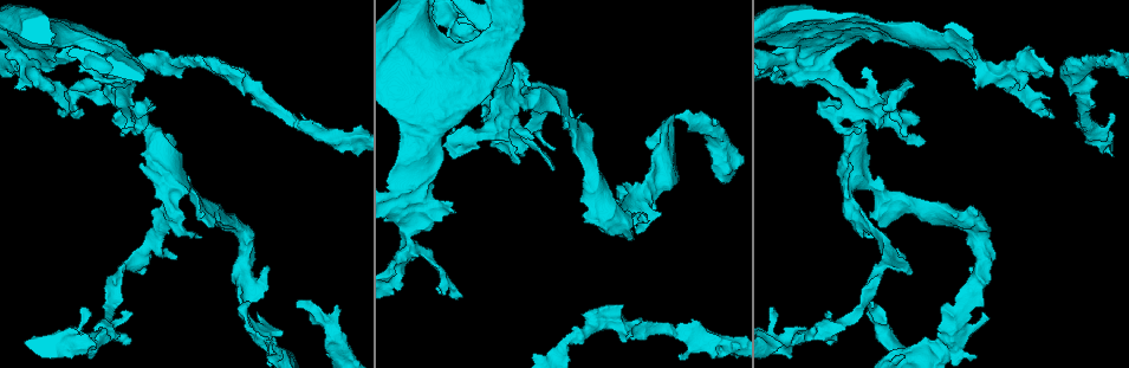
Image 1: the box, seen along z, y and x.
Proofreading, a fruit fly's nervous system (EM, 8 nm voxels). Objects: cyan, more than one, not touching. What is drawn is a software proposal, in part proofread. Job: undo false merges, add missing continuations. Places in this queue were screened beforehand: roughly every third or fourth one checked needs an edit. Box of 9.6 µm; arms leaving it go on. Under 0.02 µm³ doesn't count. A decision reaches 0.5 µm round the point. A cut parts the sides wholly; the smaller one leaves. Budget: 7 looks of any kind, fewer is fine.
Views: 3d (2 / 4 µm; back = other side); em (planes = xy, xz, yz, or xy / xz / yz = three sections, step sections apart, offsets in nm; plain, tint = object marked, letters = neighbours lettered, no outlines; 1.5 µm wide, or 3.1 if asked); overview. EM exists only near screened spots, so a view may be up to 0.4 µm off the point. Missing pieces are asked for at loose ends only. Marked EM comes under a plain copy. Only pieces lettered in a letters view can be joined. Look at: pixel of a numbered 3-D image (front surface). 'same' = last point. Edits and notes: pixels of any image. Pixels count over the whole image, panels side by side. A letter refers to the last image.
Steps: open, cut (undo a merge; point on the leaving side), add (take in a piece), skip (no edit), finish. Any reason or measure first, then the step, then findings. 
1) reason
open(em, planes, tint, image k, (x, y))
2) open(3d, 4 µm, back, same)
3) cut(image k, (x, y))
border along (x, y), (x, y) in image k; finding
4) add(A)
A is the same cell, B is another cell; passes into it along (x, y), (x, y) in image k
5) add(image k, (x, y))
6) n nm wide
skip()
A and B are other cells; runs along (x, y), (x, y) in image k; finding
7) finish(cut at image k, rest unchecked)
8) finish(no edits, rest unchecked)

an open end
open(3d, 2 µm, image 1, (871, 303))

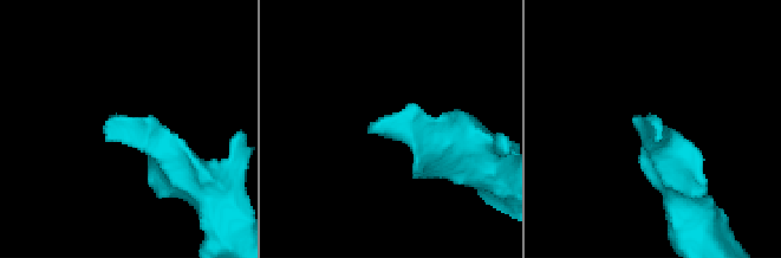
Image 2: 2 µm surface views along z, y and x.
shape alone is not enough
open(em, planes, letters, image 2, (104, 126))

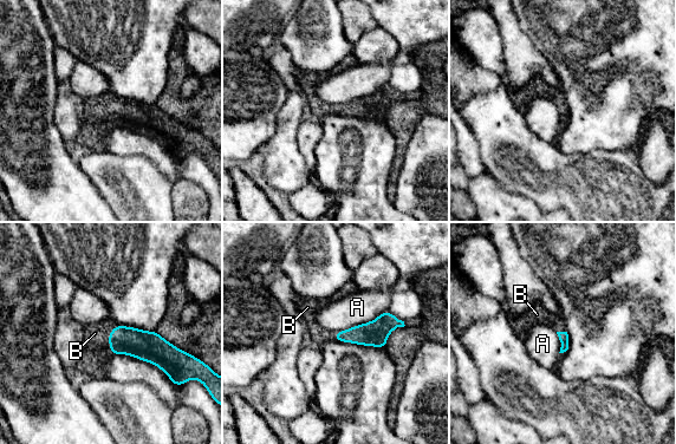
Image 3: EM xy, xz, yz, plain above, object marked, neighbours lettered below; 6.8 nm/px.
A touches over 380 nm
add(B)
B is the same cell, A is another cell; it goes on there

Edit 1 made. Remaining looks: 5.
open(overview)

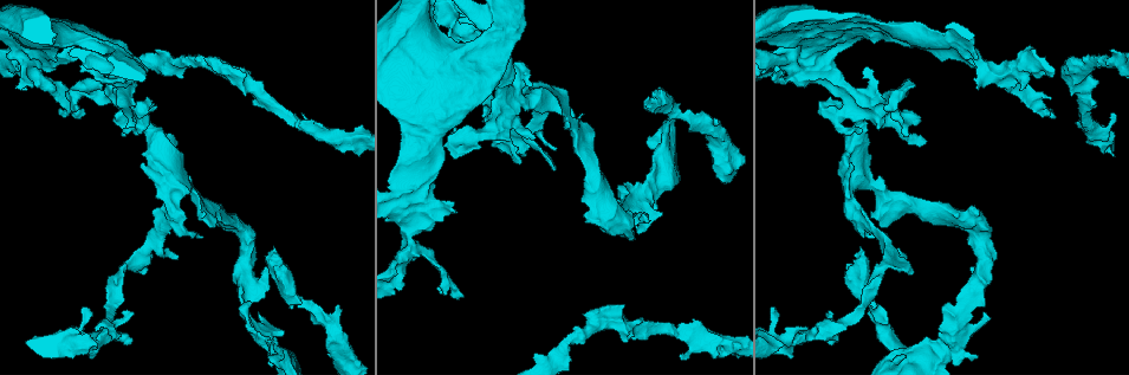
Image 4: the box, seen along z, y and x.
open(em, planes, letters, image 4, (557, 355))

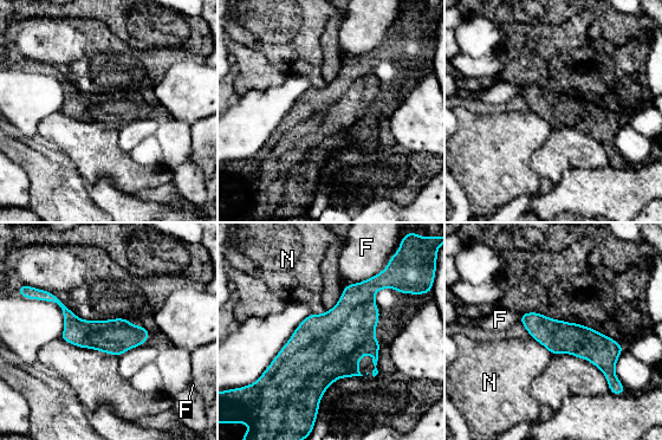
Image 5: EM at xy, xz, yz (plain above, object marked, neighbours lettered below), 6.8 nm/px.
skip()
F and N are other cells; border along (531, 337), (537, 340), (551, 355) in image 5; all the same cell

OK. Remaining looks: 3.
free end
open(3d, 4 µm, image 4, (283, 331))

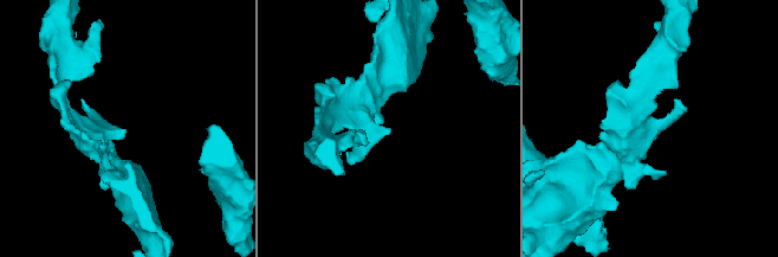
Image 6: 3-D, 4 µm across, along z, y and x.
now the EM
open(em, yz, step 4, tint, image 6, (389, 128))

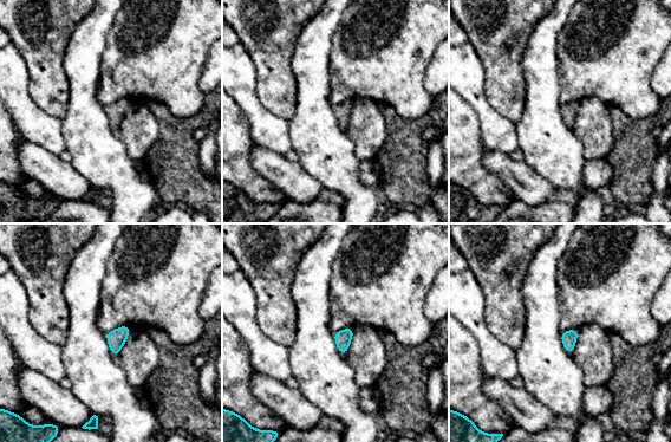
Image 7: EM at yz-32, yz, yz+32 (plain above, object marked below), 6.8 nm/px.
another direction
open(em, planes, letters, same)

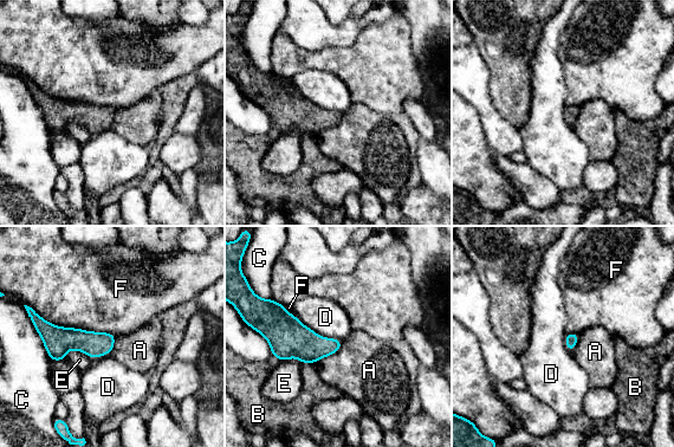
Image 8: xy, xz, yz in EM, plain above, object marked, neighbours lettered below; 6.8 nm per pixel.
skip()
A, B, C, D, E and F are other cells; border along (295, 316), (317, 334), (342, 341) in image 8; none of them fits

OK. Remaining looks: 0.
finish(add at image 3, rest unchecked)

